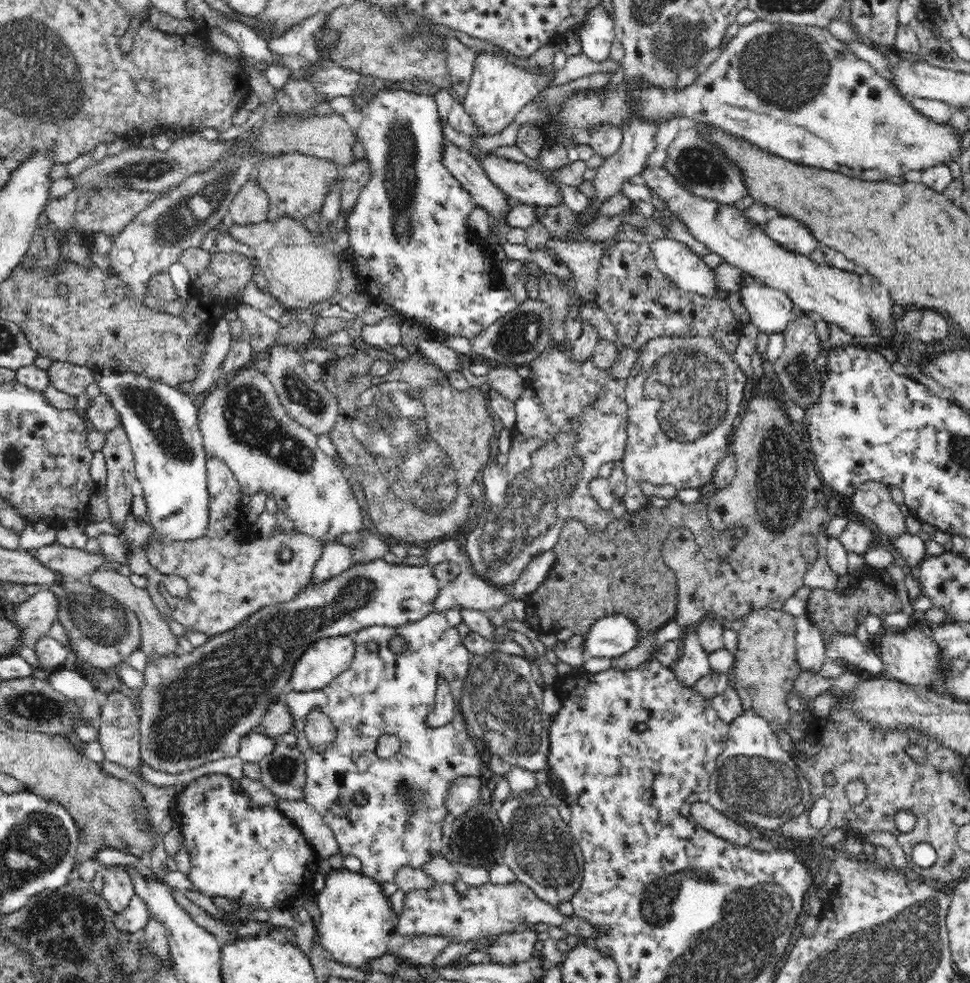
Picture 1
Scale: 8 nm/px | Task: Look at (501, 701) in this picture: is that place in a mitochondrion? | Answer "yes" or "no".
yes

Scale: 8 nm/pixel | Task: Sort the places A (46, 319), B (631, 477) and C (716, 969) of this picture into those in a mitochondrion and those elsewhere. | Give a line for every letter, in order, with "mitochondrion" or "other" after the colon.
A: other
B: other
C: mitochondrion

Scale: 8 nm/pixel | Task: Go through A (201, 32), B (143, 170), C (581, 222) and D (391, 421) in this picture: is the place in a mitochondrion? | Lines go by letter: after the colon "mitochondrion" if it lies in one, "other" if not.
A: other
B: mitochondrion
C: other
D: mitochondrion

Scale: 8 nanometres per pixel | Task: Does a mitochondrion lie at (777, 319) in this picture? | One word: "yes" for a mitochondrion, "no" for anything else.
no

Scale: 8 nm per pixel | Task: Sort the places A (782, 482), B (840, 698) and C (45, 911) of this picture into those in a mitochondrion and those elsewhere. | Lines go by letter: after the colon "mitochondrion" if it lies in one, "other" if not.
A: mitochondrion
B: other
C: mitochondrion

